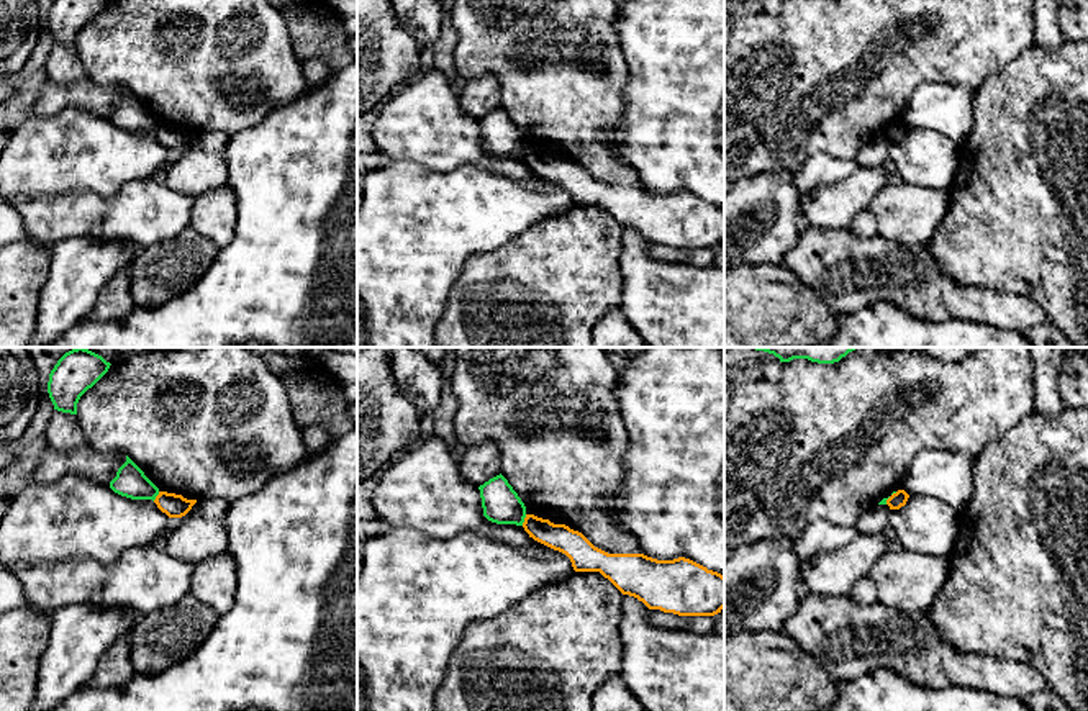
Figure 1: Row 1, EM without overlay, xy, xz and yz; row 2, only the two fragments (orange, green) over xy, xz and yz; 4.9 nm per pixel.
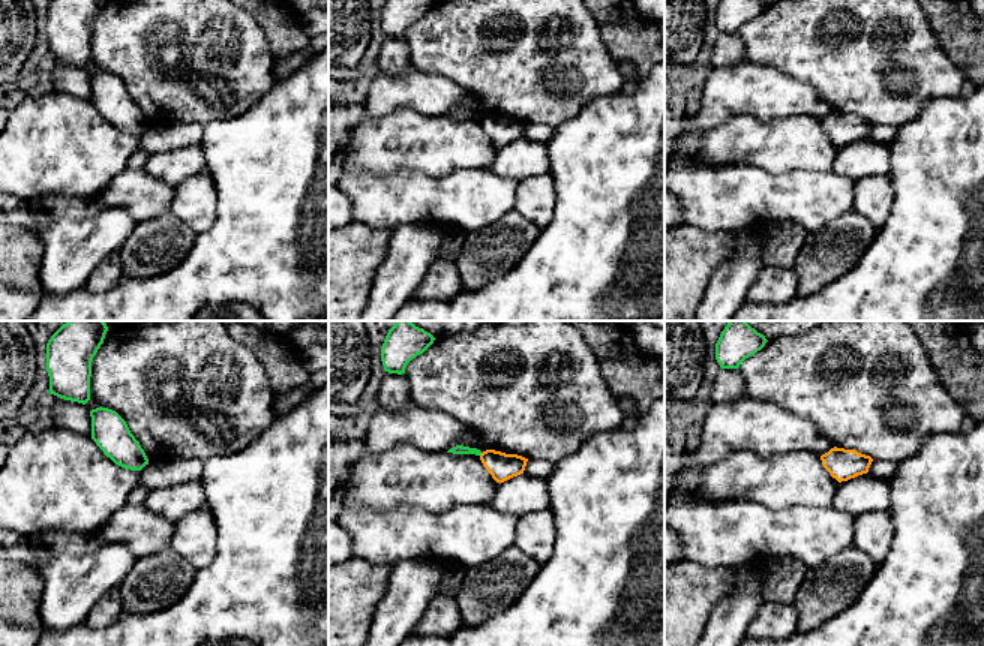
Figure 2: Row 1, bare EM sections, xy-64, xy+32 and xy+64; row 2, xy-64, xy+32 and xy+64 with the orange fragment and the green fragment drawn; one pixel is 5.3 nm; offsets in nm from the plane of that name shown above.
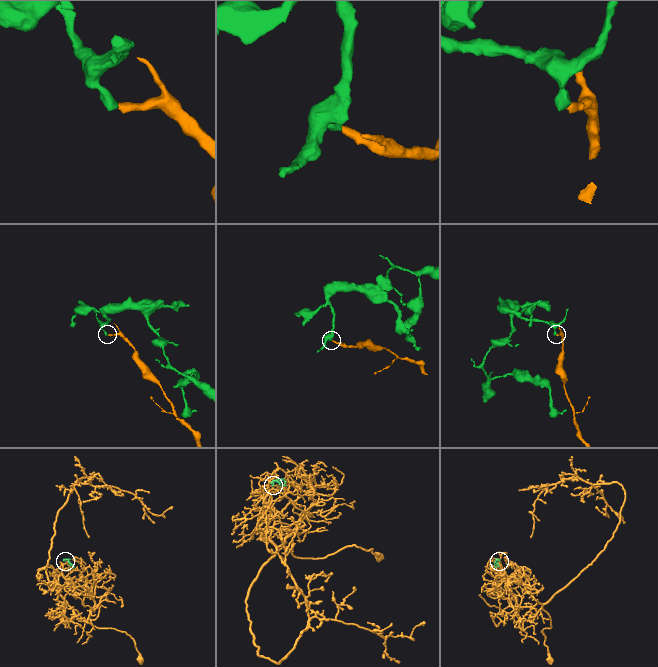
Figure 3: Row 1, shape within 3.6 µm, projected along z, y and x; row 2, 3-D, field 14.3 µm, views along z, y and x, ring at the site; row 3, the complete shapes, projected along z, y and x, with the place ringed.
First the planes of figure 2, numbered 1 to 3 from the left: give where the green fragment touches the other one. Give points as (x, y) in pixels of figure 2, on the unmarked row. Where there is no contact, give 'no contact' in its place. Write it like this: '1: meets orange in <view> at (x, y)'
1: no contact
2: no contact
3: no contact

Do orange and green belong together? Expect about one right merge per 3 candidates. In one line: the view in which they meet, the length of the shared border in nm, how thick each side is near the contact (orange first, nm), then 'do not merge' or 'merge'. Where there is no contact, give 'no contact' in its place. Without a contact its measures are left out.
xz | 60 nm | 130/190 nm | do not merge

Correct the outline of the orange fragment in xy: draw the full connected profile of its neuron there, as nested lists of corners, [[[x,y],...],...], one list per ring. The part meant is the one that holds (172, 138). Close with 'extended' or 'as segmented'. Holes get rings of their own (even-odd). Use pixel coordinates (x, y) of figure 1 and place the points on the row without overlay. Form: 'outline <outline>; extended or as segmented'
outline [[[159,125],[154,136],[169,151],[182,151],[192,143],[197,133],[187,133],[182,128]]]; as segmented

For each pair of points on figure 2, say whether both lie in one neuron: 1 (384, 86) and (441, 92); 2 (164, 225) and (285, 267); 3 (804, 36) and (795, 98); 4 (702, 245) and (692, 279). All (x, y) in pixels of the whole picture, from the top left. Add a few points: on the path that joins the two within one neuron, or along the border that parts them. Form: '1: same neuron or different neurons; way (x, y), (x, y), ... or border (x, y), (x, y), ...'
1: same neuron; way (398, 90), (428, 92)
2: different neurons; border (194, 236), (188, 251), (173, 266)
3: different neurons; border (765, 66), (774, 66), (809, 83), (827, 101)
4: same neuron; way (695, 254), (692, 257), (692, 270)

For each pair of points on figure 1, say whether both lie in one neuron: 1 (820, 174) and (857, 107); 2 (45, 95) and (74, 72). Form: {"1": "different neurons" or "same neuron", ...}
{"1": "different neurons", "2": "different neurons"}

